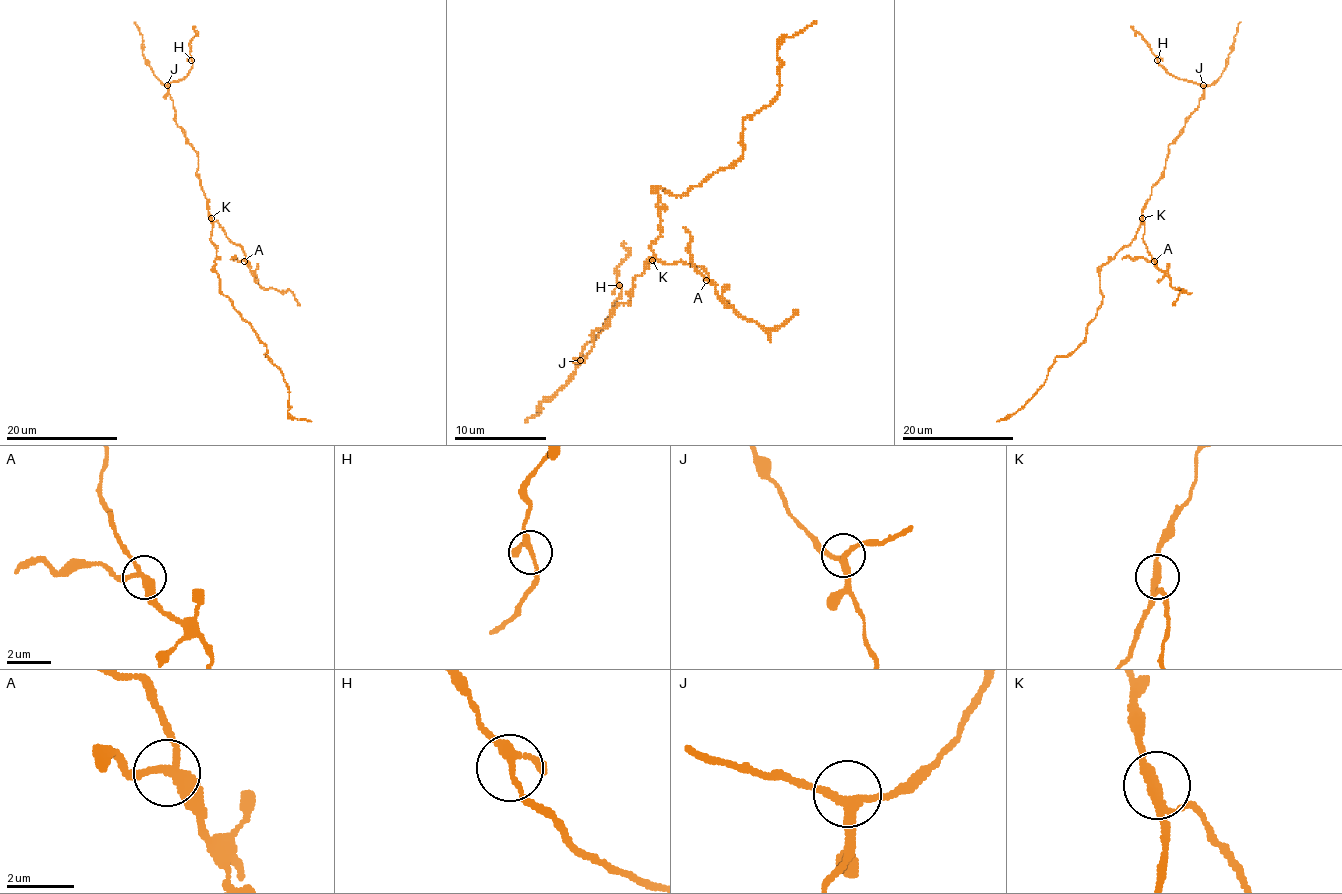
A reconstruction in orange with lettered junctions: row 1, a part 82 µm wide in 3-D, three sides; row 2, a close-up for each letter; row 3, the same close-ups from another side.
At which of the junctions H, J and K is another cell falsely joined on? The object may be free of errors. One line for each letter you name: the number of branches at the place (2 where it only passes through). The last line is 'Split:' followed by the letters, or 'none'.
K: branches 3
Split: K

